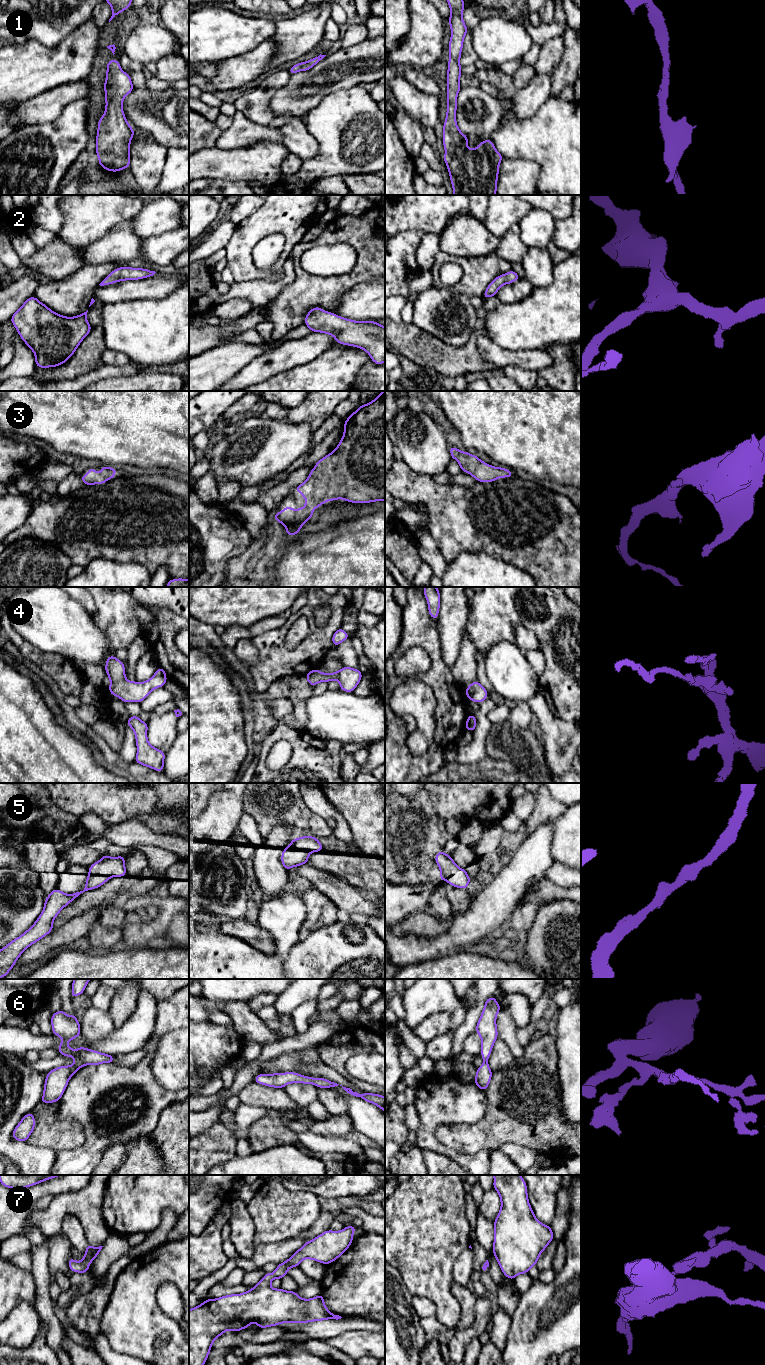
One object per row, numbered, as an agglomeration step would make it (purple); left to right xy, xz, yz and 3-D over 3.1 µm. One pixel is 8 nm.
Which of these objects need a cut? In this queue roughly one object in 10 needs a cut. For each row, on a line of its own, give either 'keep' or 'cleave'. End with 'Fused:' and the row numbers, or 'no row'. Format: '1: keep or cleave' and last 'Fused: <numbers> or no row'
1: keep
2: keep
3: keep
4: keep
5: keep
6: keep
7: keep
Fused: no row

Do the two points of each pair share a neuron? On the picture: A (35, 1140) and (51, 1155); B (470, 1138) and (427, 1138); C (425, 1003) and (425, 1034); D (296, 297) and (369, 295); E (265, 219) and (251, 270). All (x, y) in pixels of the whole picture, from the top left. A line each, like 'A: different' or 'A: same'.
A: different
B: different
C: different
D: different
E: same

